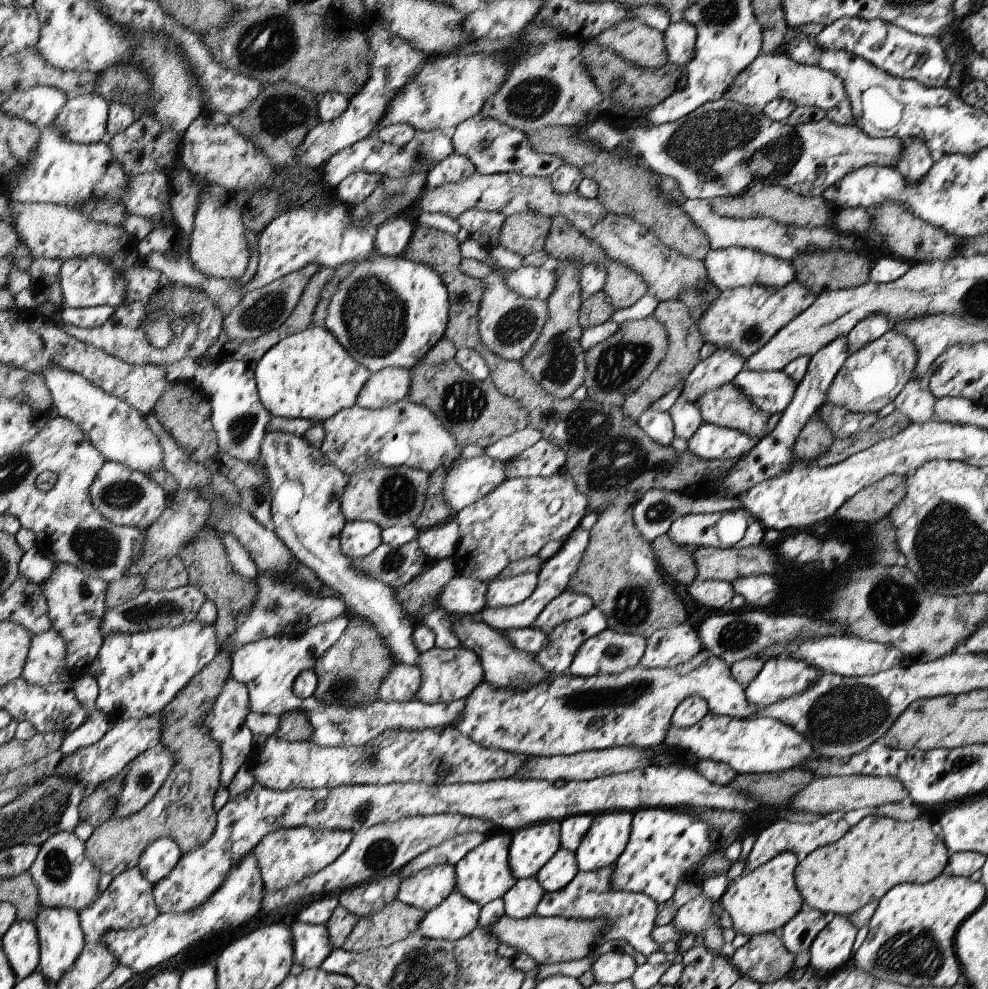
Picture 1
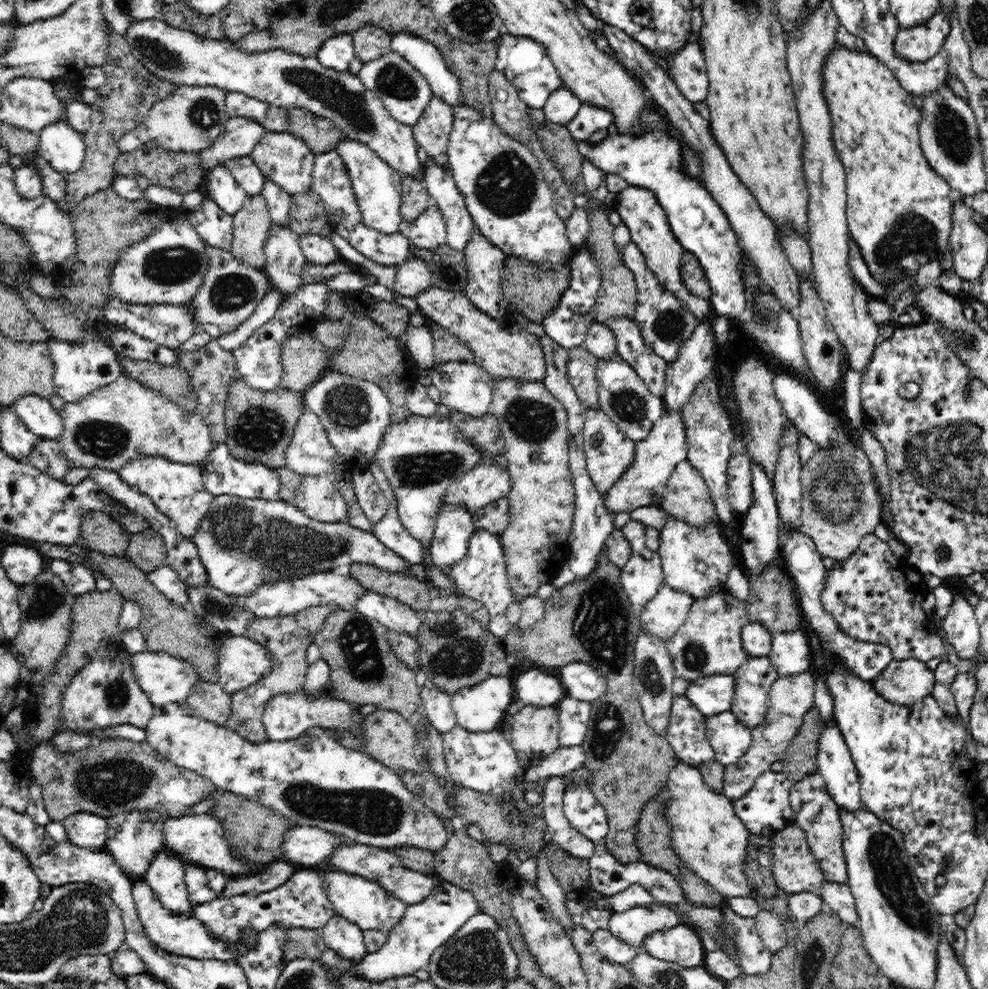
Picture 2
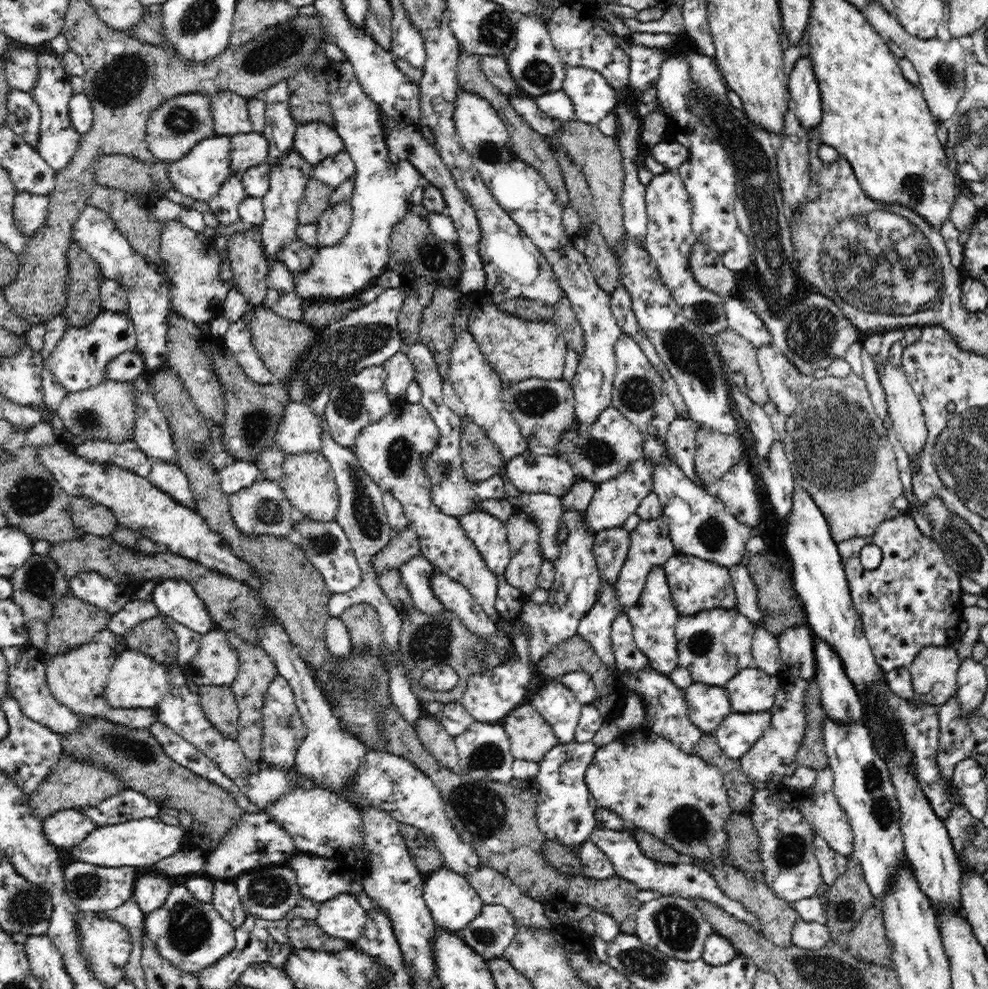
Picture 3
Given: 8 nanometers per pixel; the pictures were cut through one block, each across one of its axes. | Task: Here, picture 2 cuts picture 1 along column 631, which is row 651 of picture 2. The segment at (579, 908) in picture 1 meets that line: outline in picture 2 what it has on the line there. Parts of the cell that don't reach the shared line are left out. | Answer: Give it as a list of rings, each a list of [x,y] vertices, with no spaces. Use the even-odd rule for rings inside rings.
[[[875,533],[864,536],[860,546],[846,559],[837,560],[833,568],[827,570],[821,601],[823,607],[838,623],[840,631],[856,641],[884,644],[891,648],[894,659],[916,658],[928,662],[932,658],[946,658],[944,644],[933,626],[930,615],[922,609],[924,598],[931,593],[922,574],[906,559],[892,553],[890,546]]]

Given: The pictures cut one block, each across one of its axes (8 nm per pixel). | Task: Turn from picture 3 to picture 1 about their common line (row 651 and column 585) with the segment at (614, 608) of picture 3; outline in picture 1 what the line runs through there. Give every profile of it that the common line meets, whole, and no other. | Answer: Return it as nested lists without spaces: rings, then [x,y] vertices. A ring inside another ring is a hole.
[[[564,590],[548,602],[548,606],[545,606],[538,618],[532,622],[532,628],[546,633],[552,632],[556,626],[586,614],[592,607],[594,603],[585,594],[574,594]]]

